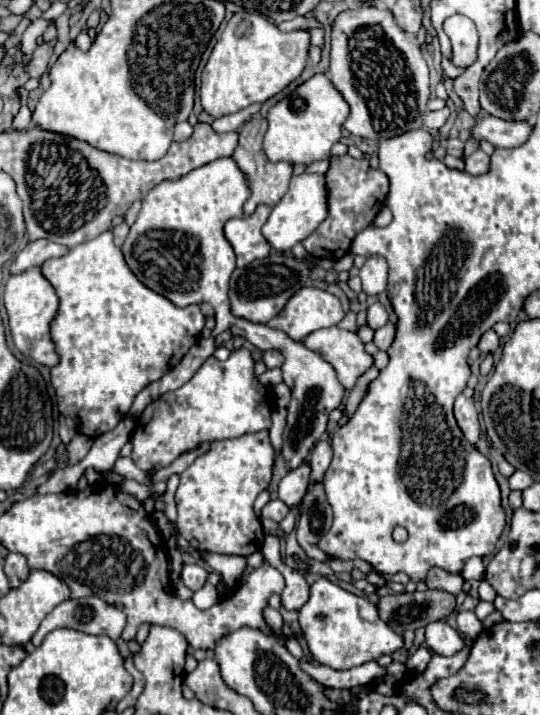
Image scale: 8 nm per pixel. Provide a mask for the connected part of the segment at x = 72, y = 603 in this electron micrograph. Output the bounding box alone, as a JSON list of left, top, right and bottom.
[32,596,126,646]

